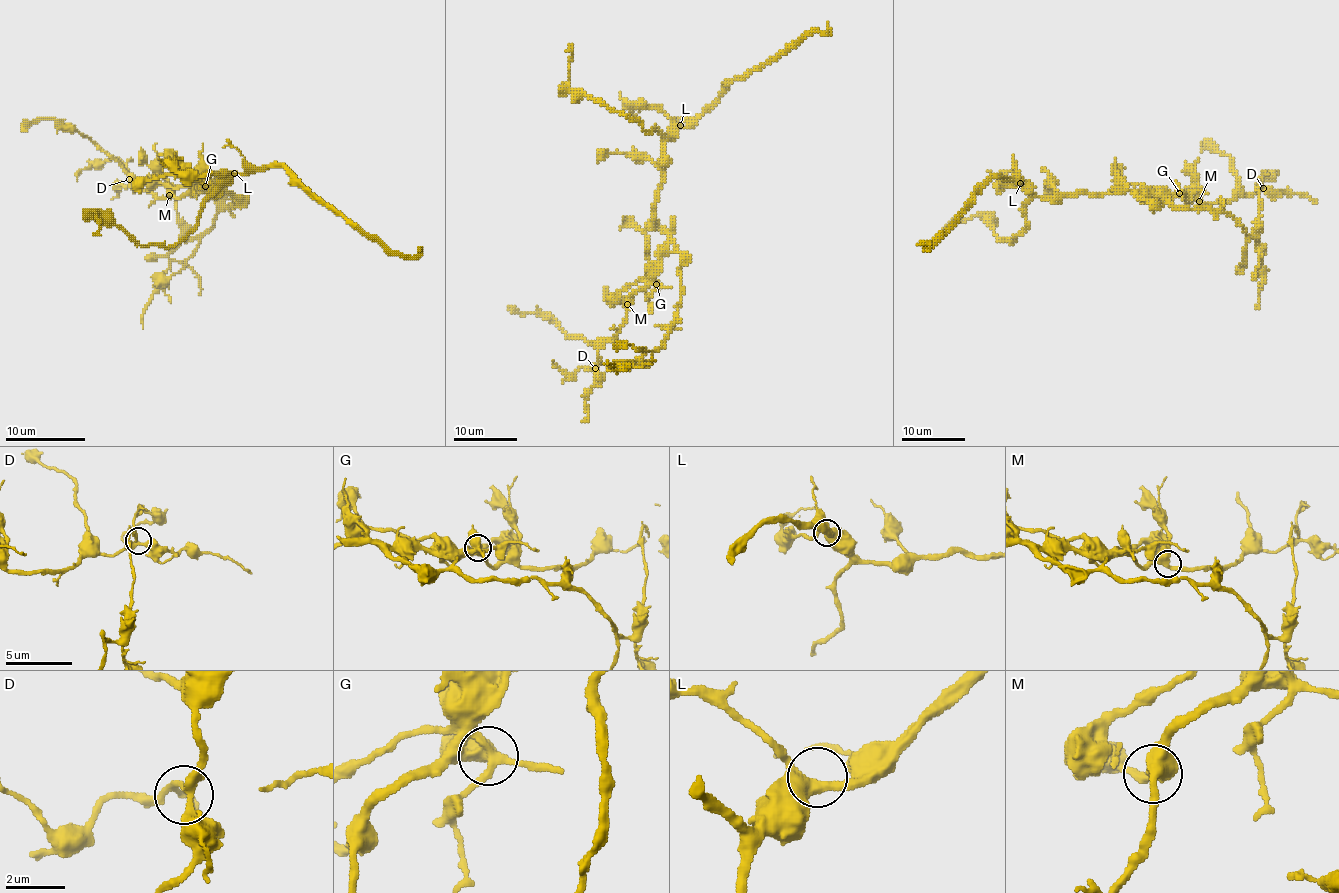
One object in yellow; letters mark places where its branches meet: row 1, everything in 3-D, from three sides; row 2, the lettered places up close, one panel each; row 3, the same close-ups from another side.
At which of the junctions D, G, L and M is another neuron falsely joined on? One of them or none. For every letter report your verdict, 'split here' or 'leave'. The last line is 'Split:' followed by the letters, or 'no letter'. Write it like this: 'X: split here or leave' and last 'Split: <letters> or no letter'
D: leave
G: split here
L: leave
M: leave
Split: G

